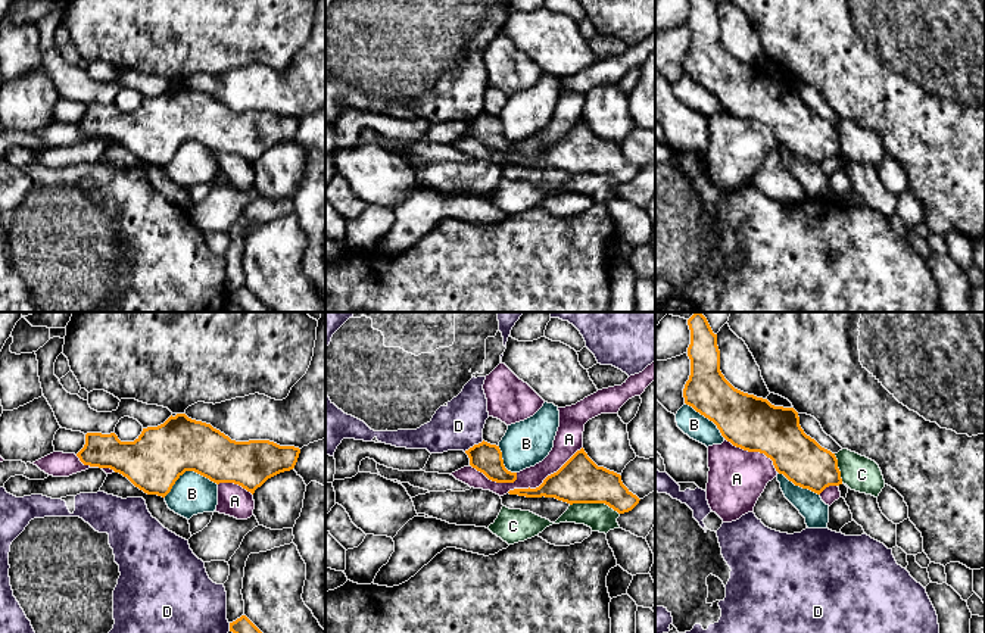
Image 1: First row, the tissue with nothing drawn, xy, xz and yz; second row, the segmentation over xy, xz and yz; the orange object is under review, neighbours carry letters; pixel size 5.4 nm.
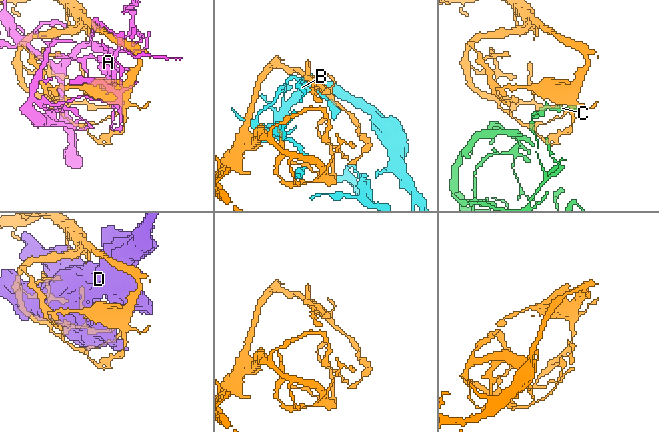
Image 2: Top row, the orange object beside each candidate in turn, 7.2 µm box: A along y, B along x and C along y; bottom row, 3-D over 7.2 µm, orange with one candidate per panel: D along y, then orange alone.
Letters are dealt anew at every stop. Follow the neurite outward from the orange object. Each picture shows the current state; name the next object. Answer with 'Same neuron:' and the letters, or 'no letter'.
Same neuron: no letter

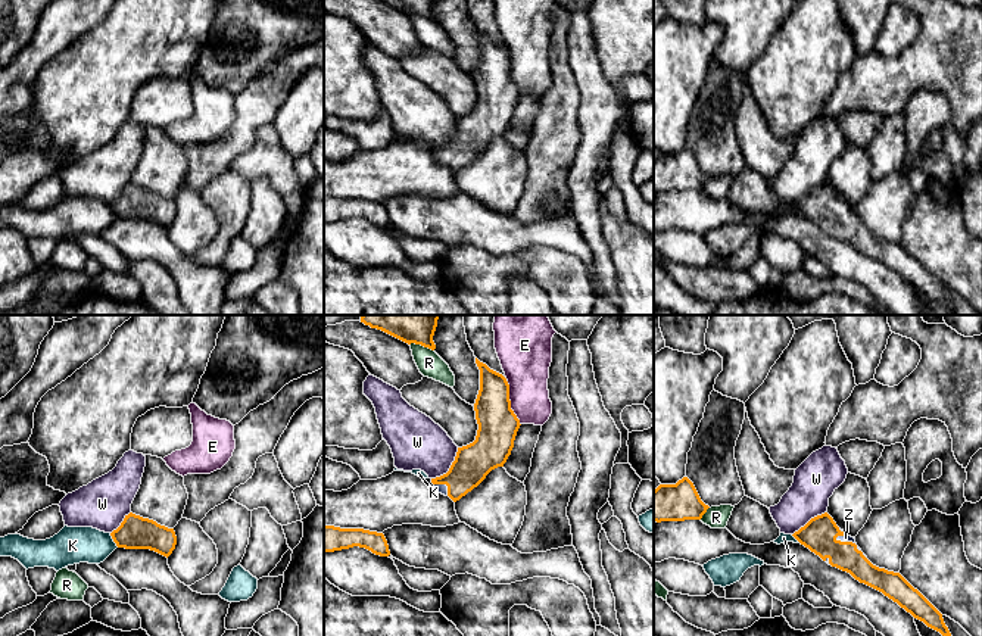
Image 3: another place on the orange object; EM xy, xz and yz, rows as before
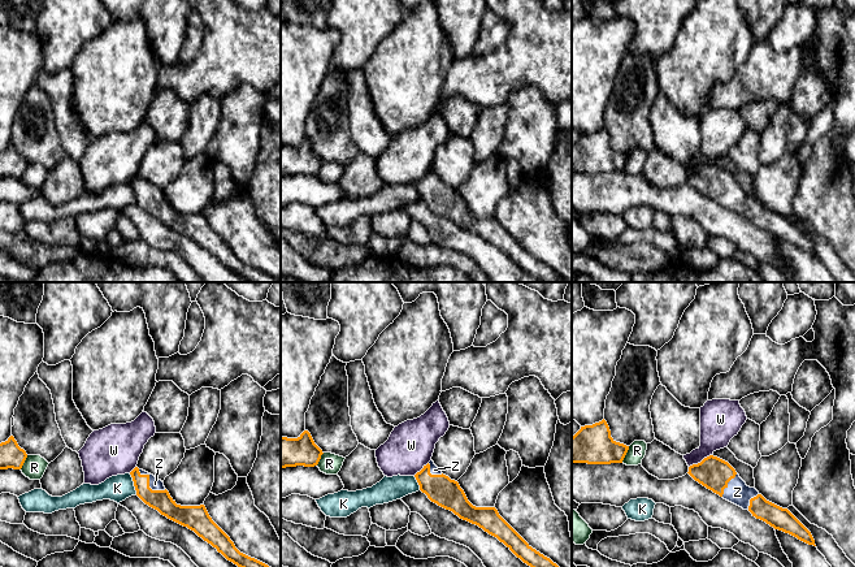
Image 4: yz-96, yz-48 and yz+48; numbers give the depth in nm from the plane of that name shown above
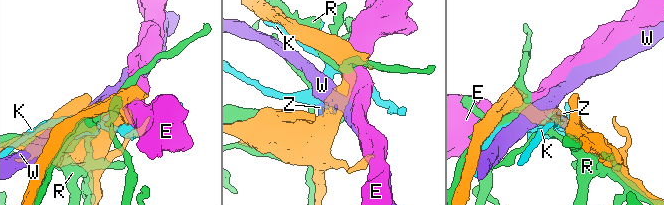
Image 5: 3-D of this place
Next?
Same neuron: Z

